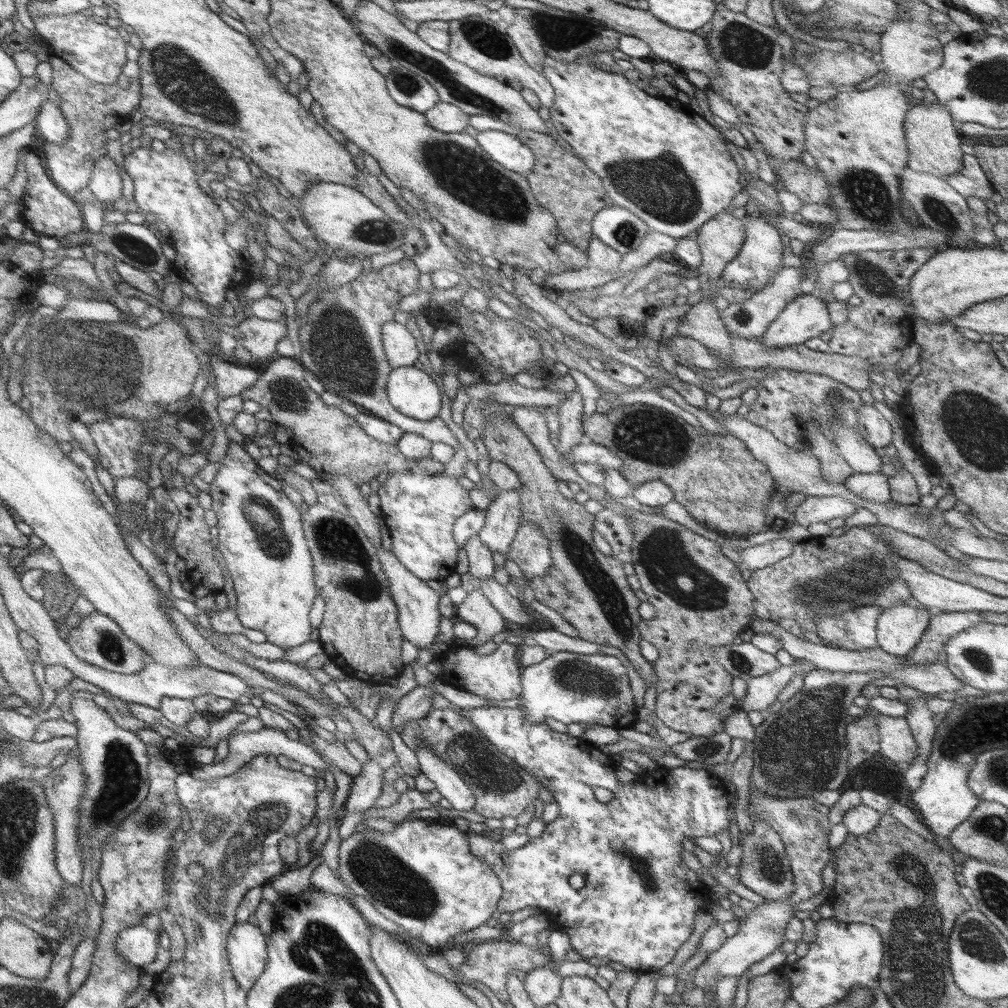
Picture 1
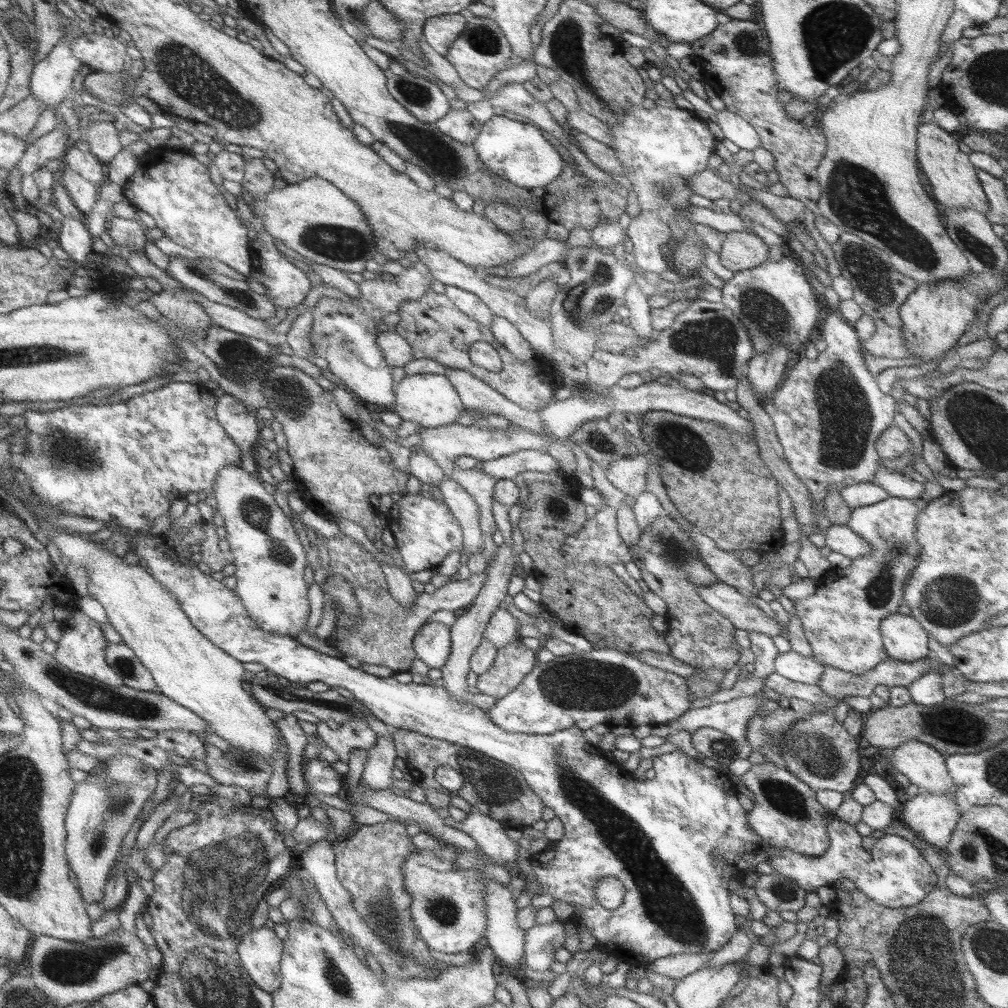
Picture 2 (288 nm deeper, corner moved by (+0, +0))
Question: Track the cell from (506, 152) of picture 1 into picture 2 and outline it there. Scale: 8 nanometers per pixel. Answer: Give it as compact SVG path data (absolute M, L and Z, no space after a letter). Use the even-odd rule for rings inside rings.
M491 116L485 124L481 124L479 134L473 140L471 148L475 150L477 158L481 158L481 162L493 174L505 178L507 182L511 182L515 186L521 186L525 190L535 190L535 192L539 192L543 186L553 182L565 166L563 158L539 134L537 128L521 124L521 122L507 120L505 116Z

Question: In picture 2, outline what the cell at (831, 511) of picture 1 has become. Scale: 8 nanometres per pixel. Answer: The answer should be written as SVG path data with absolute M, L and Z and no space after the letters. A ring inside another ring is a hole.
M885 498L871 506L851 508L847 526L859 534L871 548L865 558L857 558L843 570L829 570L823 584L805 600L791 602L817 662L825 662L849 674L863 674L887 660L879 624L885 616L897 614L903 602L903 580L919 562L919 544L915 542L915 514L927 506L919 498Z

